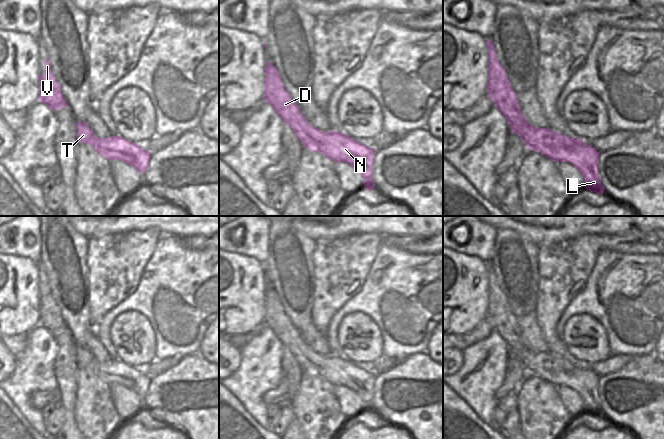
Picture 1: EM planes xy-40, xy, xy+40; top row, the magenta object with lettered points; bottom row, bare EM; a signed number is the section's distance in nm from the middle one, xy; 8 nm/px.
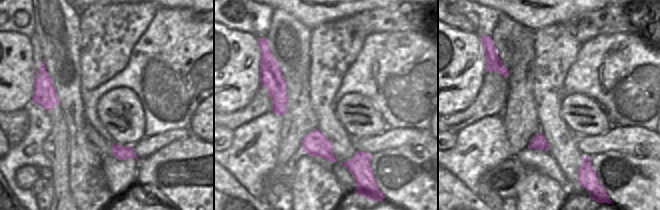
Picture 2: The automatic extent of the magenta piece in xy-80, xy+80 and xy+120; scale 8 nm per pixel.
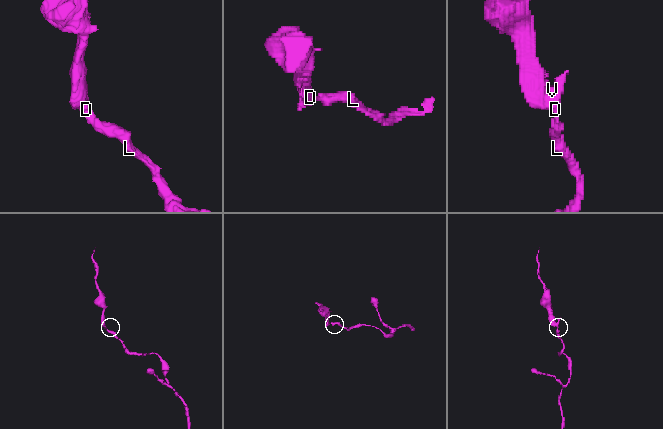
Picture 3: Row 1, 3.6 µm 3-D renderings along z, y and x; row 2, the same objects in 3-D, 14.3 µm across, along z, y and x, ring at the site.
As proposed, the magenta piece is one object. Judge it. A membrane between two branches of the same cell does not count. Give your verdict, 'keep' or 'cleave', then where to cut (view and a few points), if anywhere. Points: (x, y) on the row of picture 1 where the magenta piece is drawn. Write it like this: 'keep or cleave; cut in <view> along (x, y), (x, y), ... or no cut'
cleave; cut in xy along (265, 89), (268, 91), (267, 96)

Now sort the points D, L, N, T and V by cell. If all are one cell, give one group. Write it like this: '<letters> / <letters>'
D L N T / V

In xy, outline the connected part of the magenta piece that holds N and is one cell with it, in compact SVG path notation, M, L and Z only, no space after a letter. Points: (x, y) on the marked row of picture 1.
M267 65L265 74L268 75L265 78L265 90L269 91L265 102L293 129L303 146L334 162L350 164L363 176L364 189L375 190L375 181L372 179L375 149L360 144L342 132L322 132L314 128L285 89L277 69Z

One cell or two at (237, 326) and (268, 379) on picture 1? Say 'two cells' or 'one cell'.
two cells

